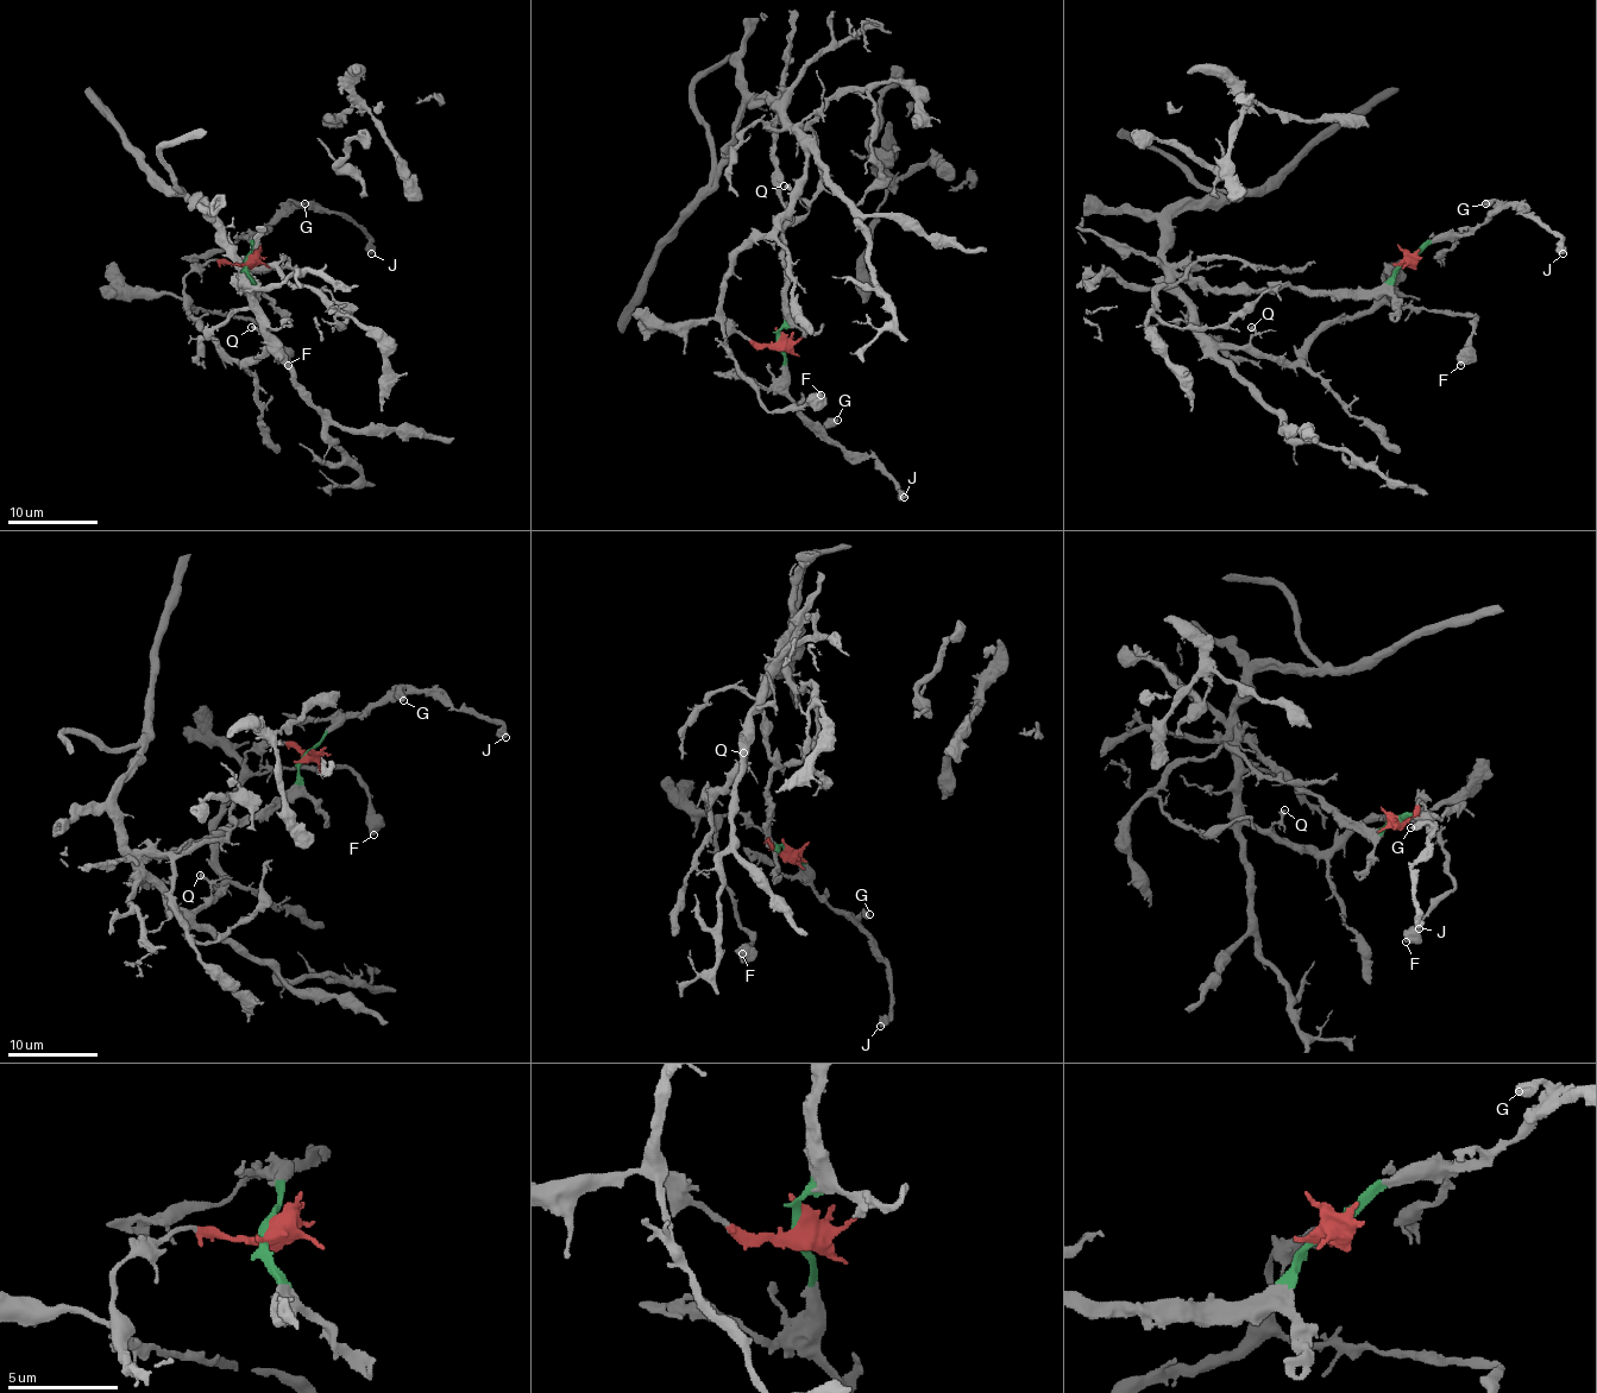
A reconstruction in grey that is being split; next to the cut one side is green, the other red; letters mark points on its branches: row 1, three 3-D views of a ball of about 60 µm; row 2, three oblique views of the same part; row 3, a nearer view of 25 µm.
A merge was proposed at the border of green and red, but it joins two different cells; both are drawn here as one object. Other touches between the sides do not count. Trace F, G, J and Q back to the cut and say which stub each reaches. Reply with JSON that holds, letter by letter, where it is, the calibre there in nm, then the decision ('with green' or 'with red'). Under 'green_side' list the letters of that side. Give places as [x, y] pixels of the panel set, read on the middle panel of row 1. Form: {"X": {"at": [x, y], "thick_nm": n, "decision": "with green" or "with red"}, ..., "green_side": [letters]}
{"F": {"at": [821, 395], "thick_nm": 600, "decision": "with red"}, "G": {"at": [837, 420], "thick_nm": 340, "decision": "with green"}, "J": {"at": [904, 497], "thick_nm": 550, "decision": "with green"}, "Q": {"at": [784, 186], "thick_nm": 280, "decision": "with red"}, "green_side": ["G", "J"]}

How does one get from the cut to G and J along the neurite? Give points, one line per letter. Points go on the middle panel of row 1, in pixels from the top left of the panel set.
G: (779, 341), (784, 385), (794, 410), (817, 430), (838, 418)
J: (779, 341), (784, 385), (791, 401), (847, 451), (869, 455), (904, 498)

